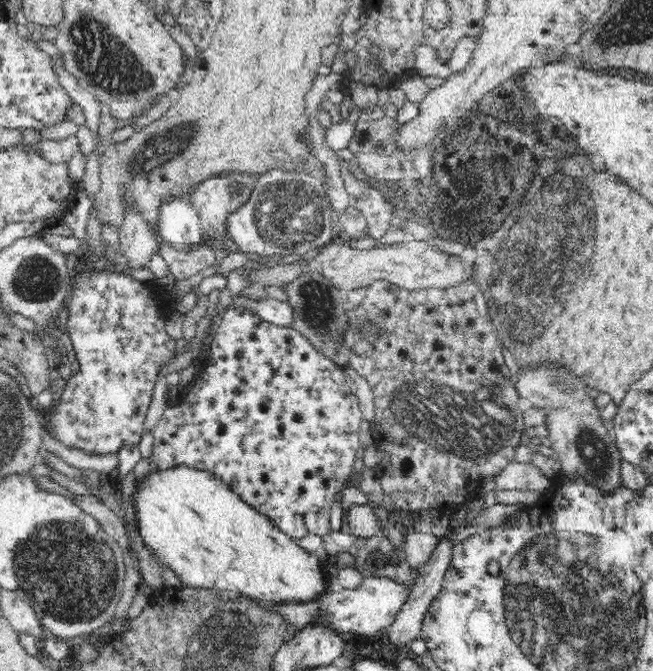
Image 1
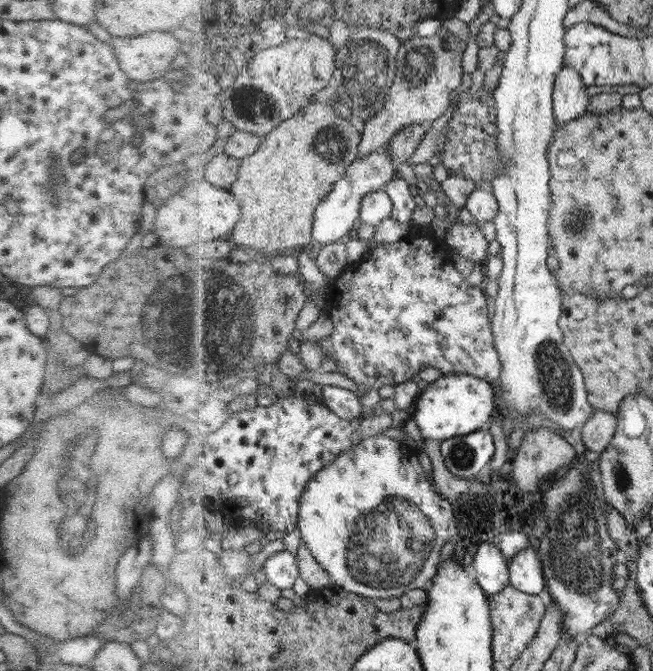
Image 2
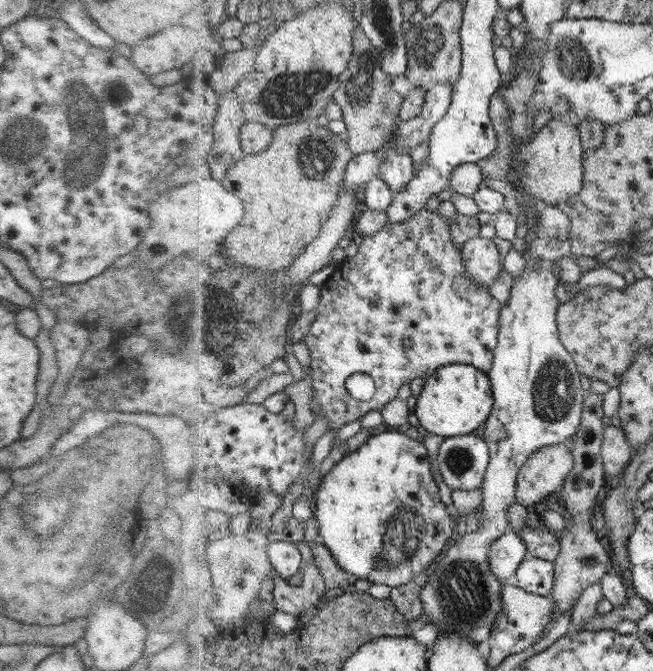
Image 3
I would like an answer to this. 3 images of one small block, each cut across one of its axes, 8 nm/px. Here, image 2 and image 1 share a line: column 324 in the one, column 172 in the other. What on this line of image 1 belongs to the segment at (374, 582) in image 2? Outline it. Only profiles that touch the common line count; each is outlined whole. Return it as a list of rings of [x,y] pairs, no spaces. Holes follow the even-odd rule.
[[[188,467],[165,470],[164,473],[152,471],[148,474],[141,485],[137,485],[134,494],[137,505],[137,522],[140,535],[143,537],[145,544],[152,550],[158,560],[162,560],[172,570],[177,573],[181,581],[189,587],[211,589],[215,593],[225,593],[231,595],[239,595],[256,602],[265,604],[274,603],[292,603],[292,604],[310,604],[310,602],[320,602],[322,598],[329,597],[332,591],[336,589],[335,578],[331,574],[331,566],[329,566],[326,558],[323,558],[318,552],[310,553],[302,549],[298,545],[298,541],[284,534],[272,521],[264,514],[252,509],[238,494],[228,489],[228,485],[218,480],[210,473],[190,469]]]

